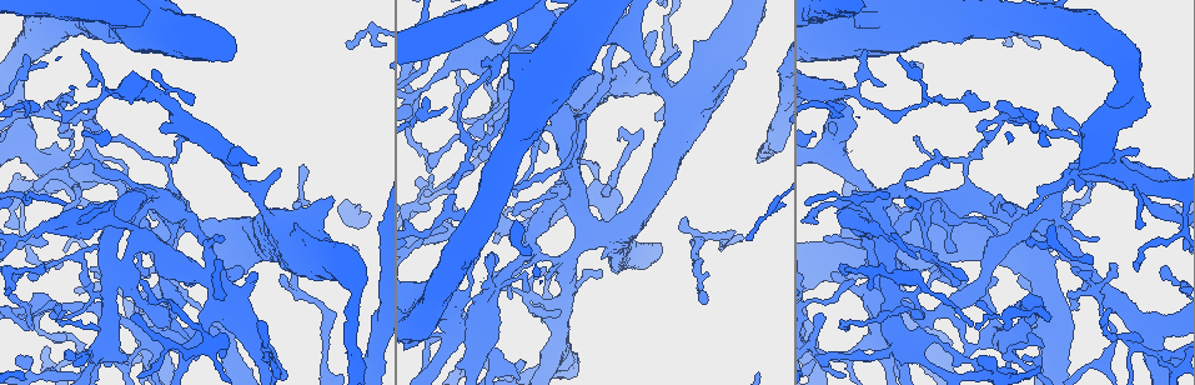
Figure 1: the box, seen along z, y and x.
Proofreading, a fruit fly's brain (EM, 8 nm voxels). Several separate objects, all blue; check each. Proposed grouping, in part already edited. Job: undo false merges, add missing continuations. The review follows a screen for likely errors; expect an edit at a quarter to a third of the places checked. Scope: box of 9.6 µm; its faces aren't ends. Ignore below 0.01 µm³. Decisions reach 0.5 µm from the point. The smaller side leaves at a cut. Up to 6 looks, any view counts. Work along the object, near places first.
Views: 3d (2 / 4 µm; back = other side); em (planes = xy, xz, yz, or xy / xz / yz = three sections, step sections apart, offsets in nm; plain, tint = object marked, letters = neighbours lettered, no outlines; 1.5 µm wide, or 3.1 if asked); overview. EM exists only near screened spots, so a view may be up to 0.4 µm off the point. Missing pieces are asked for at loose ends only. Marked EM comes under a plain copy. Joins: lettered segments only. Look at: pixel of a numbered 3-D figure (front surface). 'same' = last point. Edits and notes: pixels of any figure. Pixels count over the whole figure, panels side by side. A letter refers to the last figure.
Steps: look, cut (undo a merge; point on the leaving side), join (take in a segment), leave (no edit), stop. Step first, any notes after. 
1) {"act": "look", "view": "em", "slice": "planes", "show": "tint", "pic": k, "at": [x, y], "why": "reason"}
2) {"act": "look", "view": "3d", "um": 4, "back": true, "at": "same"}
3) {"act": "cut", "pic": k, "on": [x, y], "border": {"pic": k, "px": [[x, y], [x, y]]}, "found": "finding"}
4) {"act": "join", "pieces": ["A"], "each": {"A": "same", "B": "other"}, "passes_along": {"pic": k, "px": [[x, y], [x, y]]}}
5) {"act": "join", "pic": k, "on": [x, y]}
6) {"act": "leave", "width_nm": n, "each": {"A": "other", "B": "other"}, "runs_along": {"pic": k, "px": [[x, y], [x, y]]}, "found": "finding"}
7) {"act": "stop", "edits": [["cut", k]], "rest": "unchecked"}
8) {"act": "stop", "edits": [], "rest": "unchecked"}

{"act": "look", "view": "em", "slice": "xz", "step": 4, "show": "letters", "pic": 1, "at": [996, 103], "why": "an open end"}

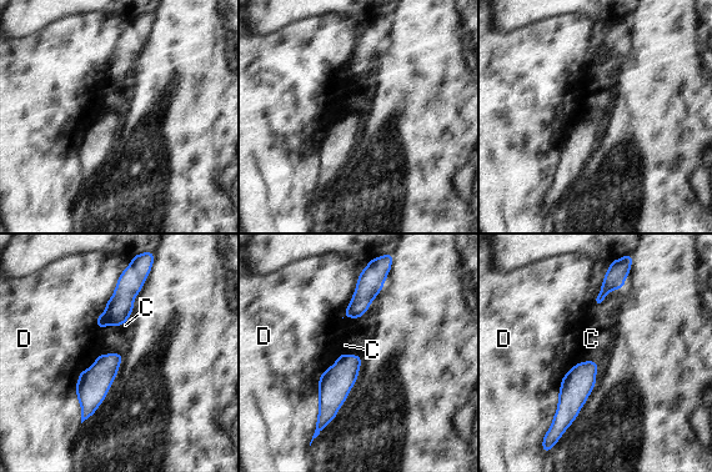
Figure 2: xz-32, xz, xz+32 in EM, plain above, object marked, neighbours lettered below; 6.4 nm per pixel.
{"act": "leave", "width_nm": 180, "each": {"C": "other", "D": "other"}, "border": {"pic": 2, "px": [[621, 289], [593, 304]]}, "found": "none of them fits"}

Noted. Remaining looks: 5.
{"act": "look", "view": "em", "slice": "xz", "step": 8, "show": "tint", "pic": 1, "at": [445, 67], "why": "thick turns thin"}

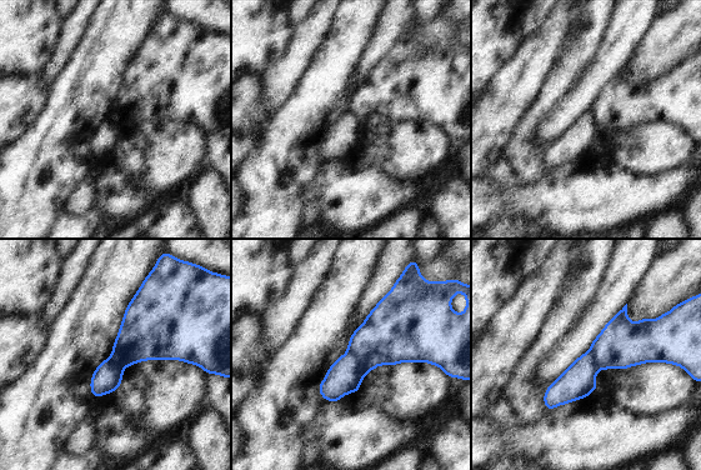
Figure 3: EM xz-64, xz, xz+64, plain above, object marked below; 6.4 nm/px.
{"act": "look", "view": "em", "slice": "planes", "show": "letters", "at": "same"}

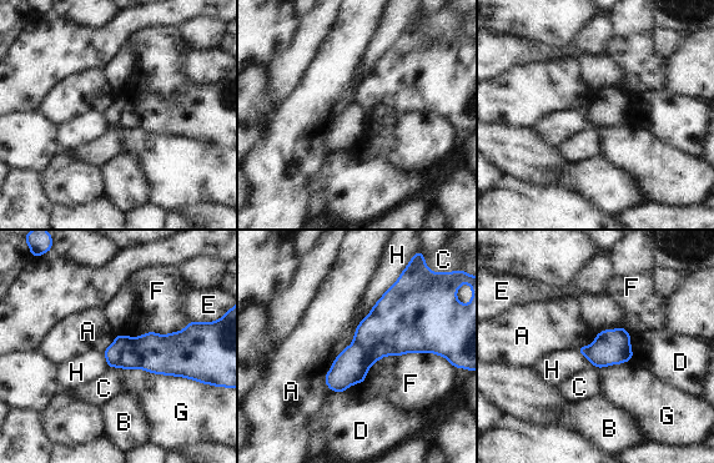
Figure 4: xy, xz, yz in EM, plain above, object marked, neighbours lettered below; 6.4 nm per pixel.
{"act": "cut", "pic": 4, "on": [155, 353], "width_nm": 220, "each": {"A": "other", "B": "other", "C": "other", "D": "other", "E": "other", "F": "other", "G": "other", "H": "other"}, "border": {"pic": 4, "px": [[126, 337], [116, 366]]}, "found": "two neurons meet here"}

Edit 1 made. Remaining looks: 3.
{"act": "look", "view": "overview", "why": "see it whole again"}

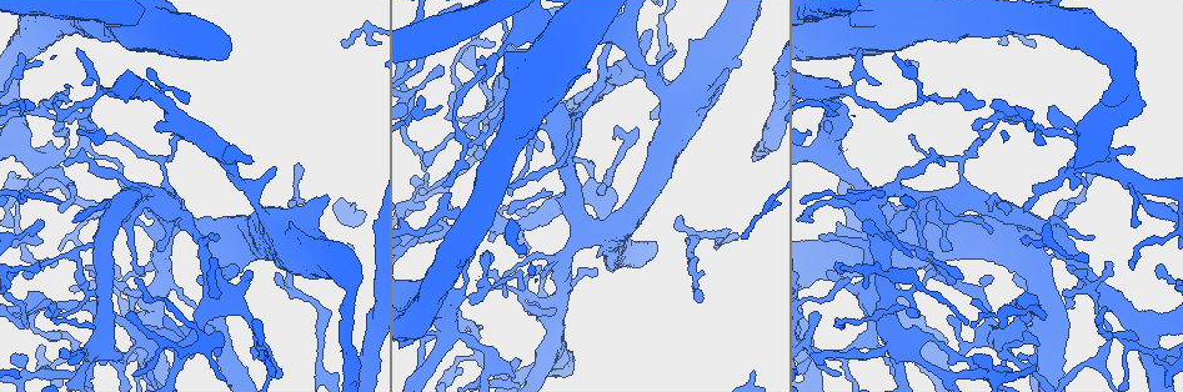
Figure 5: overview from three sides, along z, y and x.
{"act": "look", "view": "em", "slice": "planes", "show": "letters", "pic": 5, "at": [696, 233]}

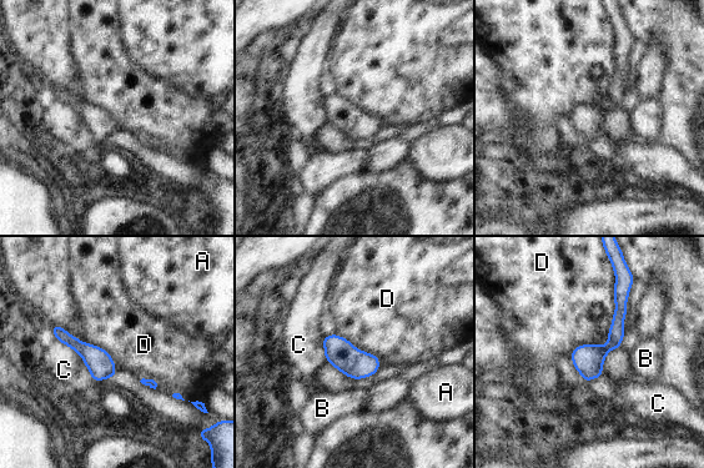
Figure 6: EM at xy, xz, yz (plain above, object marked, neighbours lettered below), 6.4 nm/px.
{"act": "leave", "longest_contact_nm": ["D", 360], "each": {"A": "other", "B": "other", "C": "other", "D": "other"}, "border": {"pic": 6, "px": [[335, 333], [375, 355], [380, 366]]}, "found": "continuous, no second neuron"}

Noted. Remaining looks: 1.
{"act": "stop", "edits": [["cut", 4]], "rest": "unchecked"}

